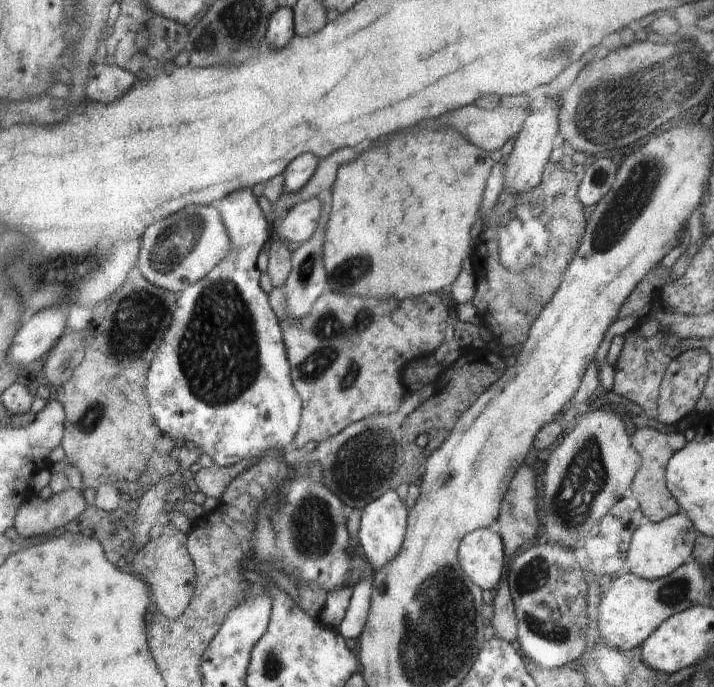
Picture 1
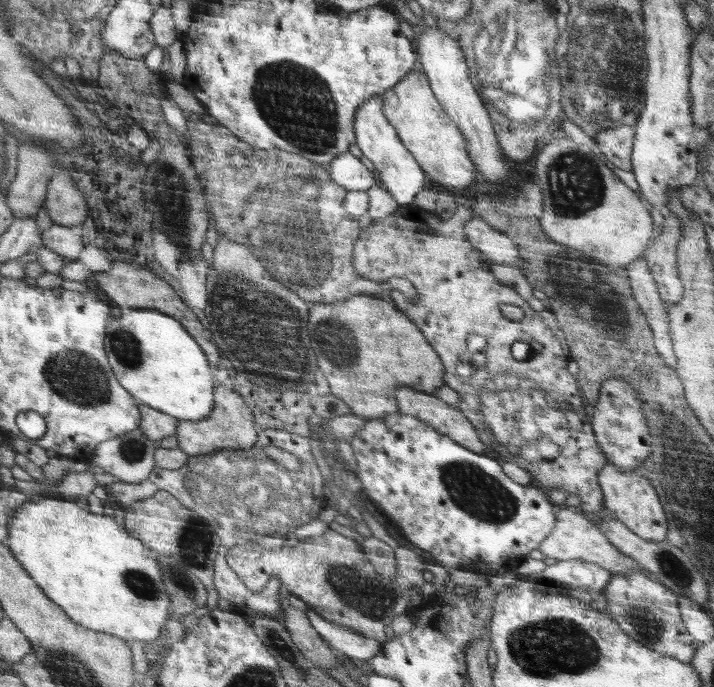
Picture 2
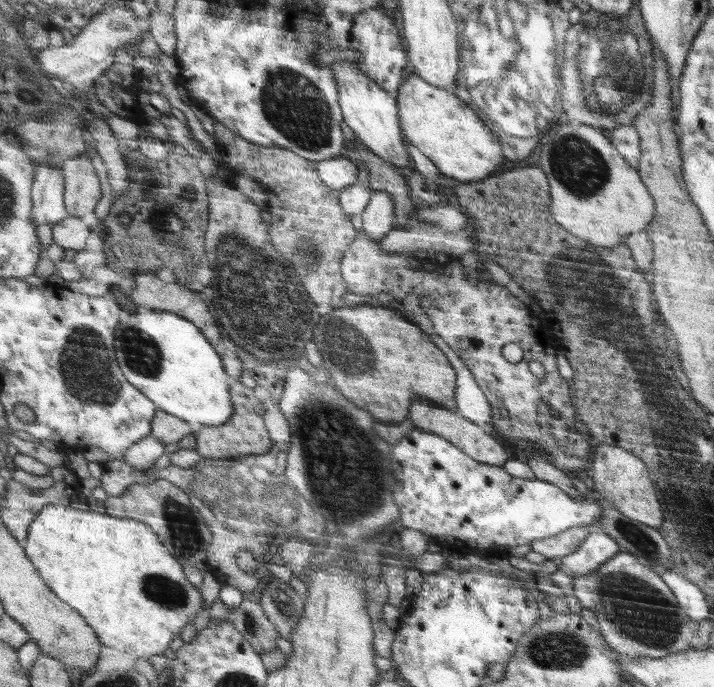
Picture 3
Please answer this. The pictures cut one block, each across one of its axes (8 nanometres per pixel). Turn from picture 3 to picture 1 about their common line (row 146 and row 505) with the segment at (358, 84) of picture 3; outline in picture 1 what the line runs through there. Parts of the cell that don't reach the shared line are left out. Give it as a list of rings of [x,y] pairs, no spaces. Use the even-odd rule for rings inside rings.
[[[393,489],[386,491],[381,497],[370,501],[362,510],[360,529],[360,548],[366,560],[371,565],[374,572],[384,569],[389,563],[395,560],[401,552],[401,547],[405,540],[406,518],[409,518],[410,508],[402,504],[398,494]]]

